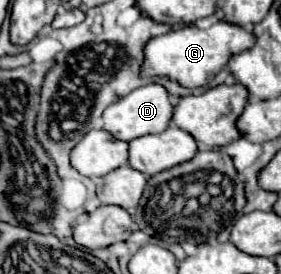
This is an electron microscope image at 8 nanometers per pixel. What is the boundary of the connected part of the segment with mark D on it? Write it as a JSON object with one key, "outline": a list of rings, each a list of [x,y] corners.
{"outline":[[[161,84],[141,86],[141,88],[133,90],[131,94],[127,94],[125,98],[111,104],[103,112],[103,122],[105,122],[103,128],[109,134],[113,134],[115,138],[127,140],[127,142],[131,142],[139,136],[145,136],[145,134],[155,134],[155,132],[167,130],[171,120],[173,120],[173,104],[169,102],[169,92]]]}

